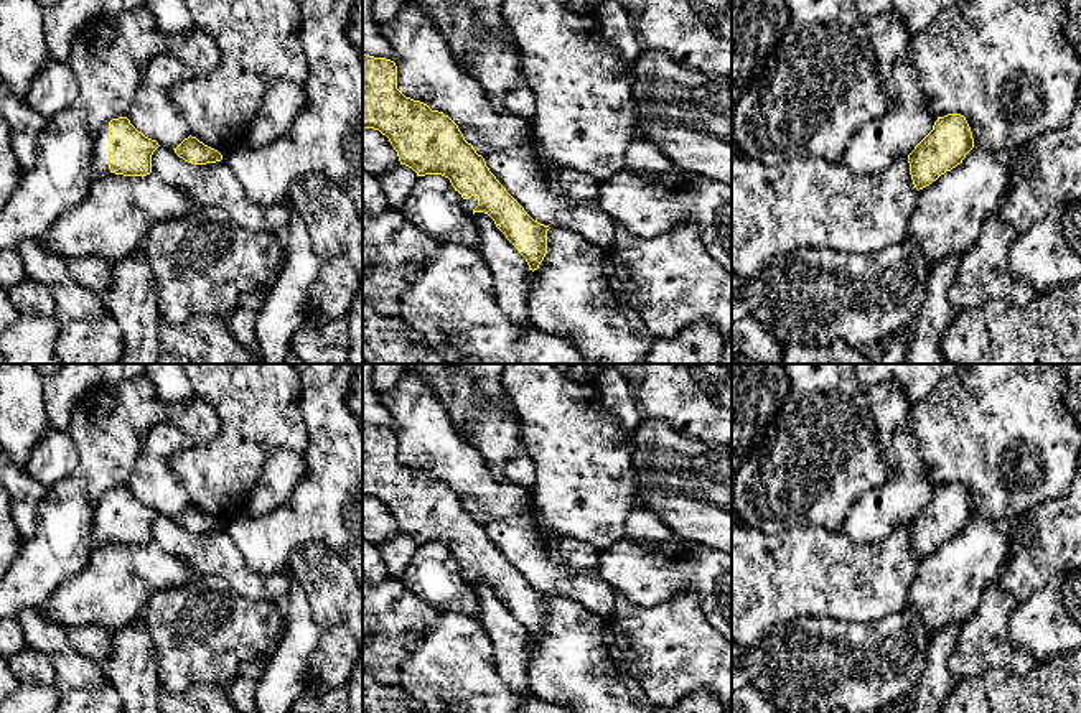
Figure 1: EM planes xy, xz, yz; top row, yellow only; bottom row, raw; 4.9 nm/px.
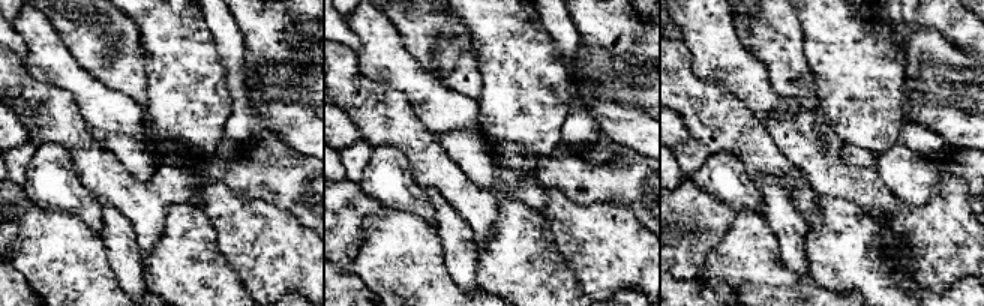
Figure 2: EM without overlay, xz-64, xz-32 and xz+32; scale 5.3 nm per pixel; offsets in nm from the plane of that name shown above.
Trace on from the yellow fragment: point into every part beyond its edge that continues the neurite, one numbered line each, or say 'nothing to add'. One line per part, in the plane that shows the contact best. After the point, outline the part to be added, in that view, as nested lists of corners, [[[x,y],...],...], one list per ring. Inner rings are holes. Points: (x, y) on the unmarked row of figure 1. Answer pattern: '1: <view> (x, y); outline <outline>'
1: xy (99, 529); outline [[[105,492],[96,510],[94,510],[94,519],[92,519],[92,529],[91,529],[91,537],[94,545],[104,543],[104,542],[110,542],[109,538],[109,492]]]

